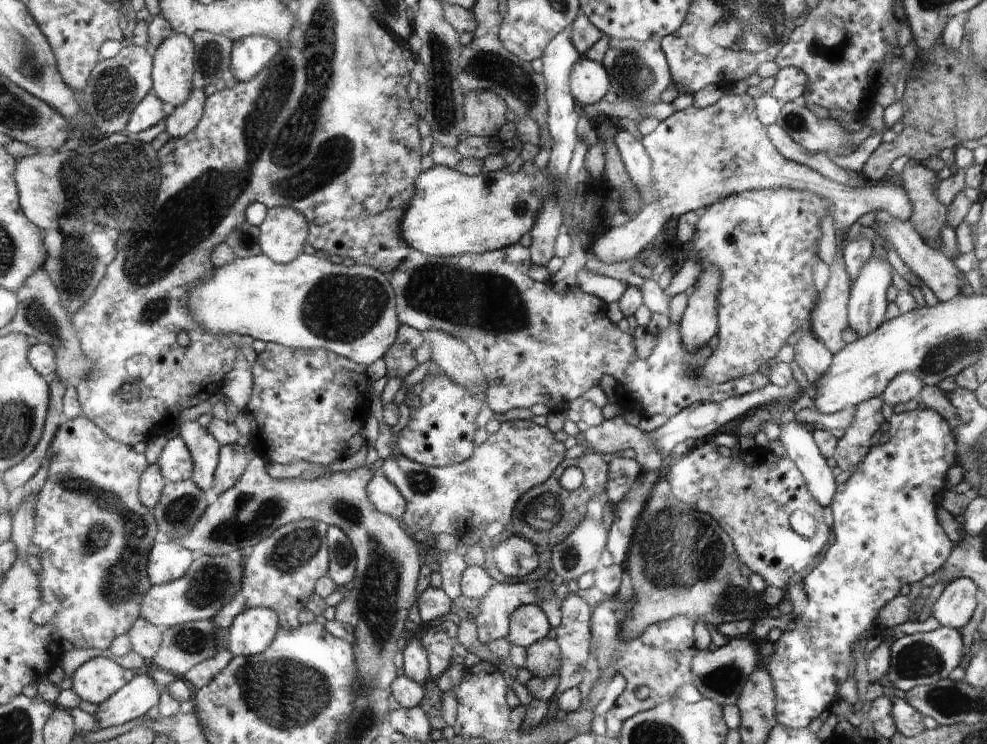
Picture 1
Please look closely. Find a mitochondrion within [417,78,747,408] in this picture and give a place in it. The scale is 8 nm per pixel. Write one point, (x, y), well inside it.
(521, 205)

